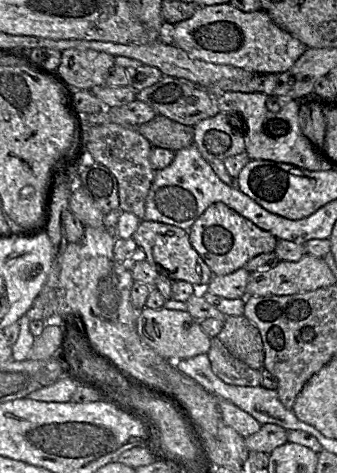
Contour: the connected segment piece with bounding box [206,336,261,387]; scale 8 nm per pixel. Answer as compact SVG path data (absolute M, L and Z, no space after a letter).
M215 336L206 353L214 374L230 385L256 387L261 385L261 371L249 367L233 356Z

